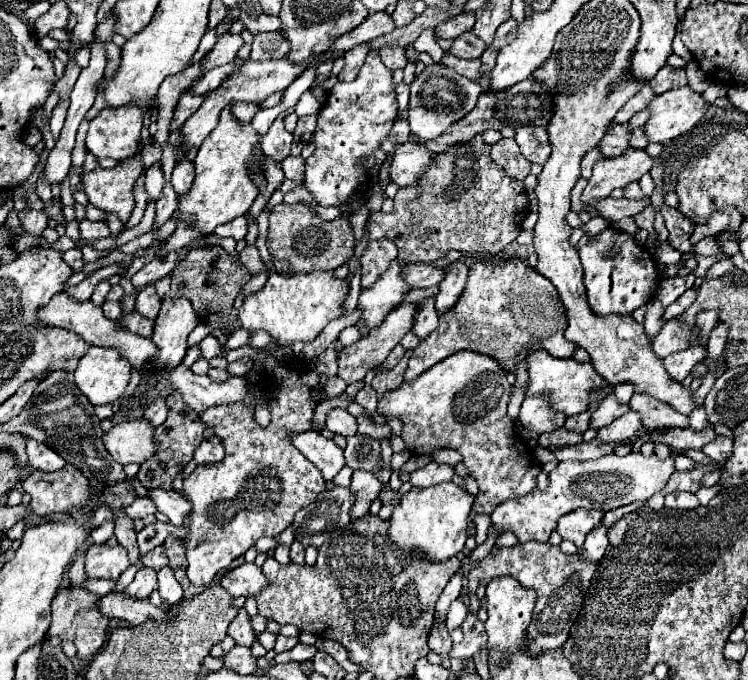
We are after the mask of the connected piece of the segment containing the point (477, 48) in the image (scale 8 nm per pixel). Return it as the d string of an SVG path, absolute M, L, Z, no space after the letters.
M464 32L462 36L452 40L448 54L458 58L480 58L484 50L486 50L486 44L480 38L476 38L472 32Z

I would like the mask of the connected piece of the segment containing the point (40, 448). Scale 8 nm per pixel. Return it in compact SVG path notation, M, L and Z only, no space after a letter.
M28 440L28 464L34 470L42 470L42 472L54 472L64 468L66 460L62 460L62 456L58 456L52 448L48 448L46 444L40 444L36 440Z

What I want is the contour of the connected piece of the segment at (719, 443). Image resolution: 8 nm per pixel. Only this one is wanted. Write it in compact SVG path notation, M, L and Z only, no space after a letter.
M716 436L716 440L712 440L710 444L706 444L706 446L702 448L702 452L704 452L708 458L712 458L712 460L722 462L722 460L726 460L726 458L730 456L730 452L732 452L732 440L726 438L726 436Z

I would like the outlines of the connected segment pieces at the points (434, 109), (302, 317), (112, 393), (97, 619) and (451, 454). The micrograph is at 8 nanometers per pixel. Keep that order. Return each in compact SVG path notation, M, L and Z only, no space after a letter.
M442 62L426 66L422 74L418 74L410 84L410 106L408 106L410 132L420 136L422 140L440 136L452 122L460 120L474 108L480 92L482 88L478 86L478 82L458 76L452 68L442 66Z
M310 272L296 276L270 274L264 288L244 300L238 318L244 330L266 330L280 346L290 346L294 342L312 342L330 320L342 314L340 304L346 292L348 284L334 278L332 272Z
M92 346L74 370L74 378L82 394L94 404L112 404L130 382L130 362L114 348Z
M62 588L52 600L52 624L50 630L46 632L46 638L58 636L60 640L68 640L76 646L78 658L88 658L100 650L100 646L106 640L106 628L108 628L108 618L98 612L98 596L90 594L84 588Z
M440 448L440 450L434 450L430 454L430 458L434 462L444 462L444 464L450 464L450 466L456 466L458 462L462 462L462 456L456 452L456 450L450 450L450 448Z

